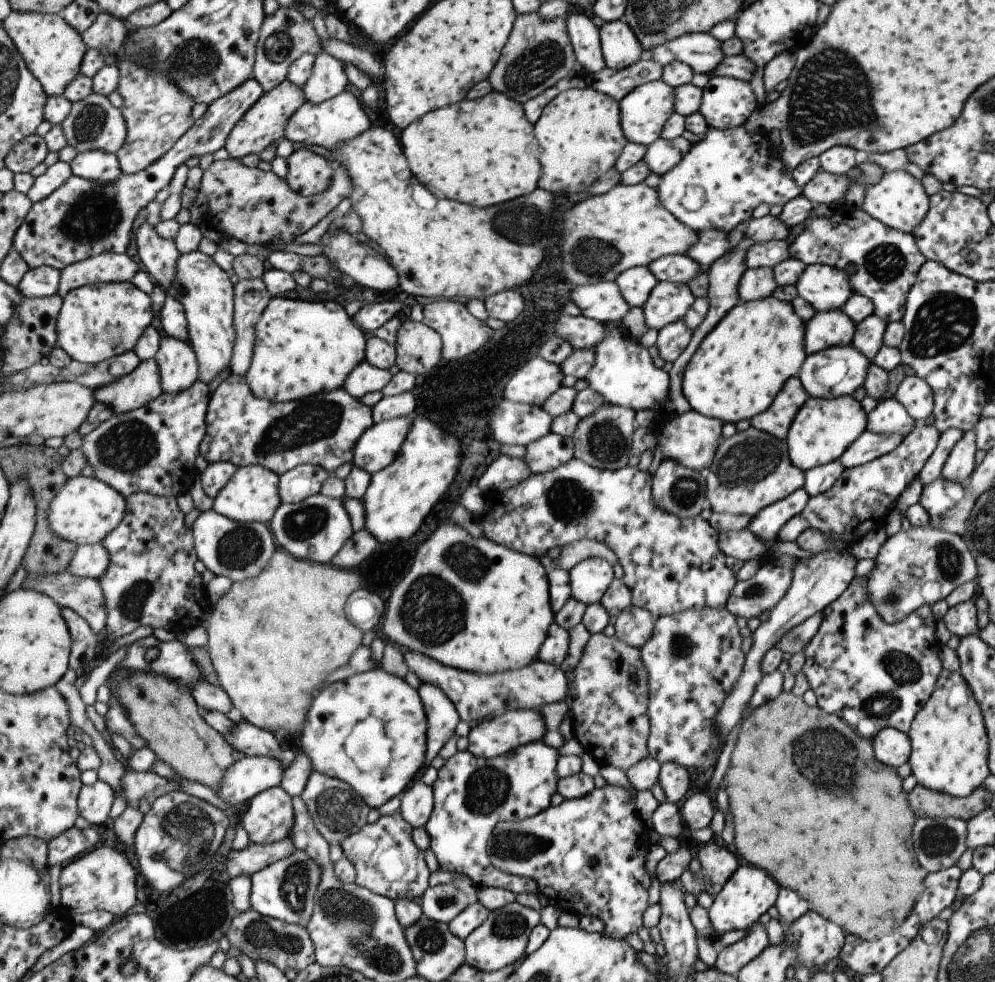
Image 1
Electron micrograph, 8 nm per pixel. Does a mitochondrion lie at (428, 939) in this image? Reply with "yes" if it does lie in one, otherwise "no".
yes

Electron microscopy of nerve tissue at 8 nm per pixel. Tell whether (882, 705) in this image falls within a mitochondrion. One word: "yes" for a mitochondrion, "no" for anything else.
yes

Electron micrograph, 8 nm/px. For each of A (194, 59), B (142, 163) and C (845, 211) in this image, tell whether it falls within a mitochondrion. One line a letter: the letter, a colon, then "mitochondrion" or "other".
A: mitochondrion
B: other
C: other

